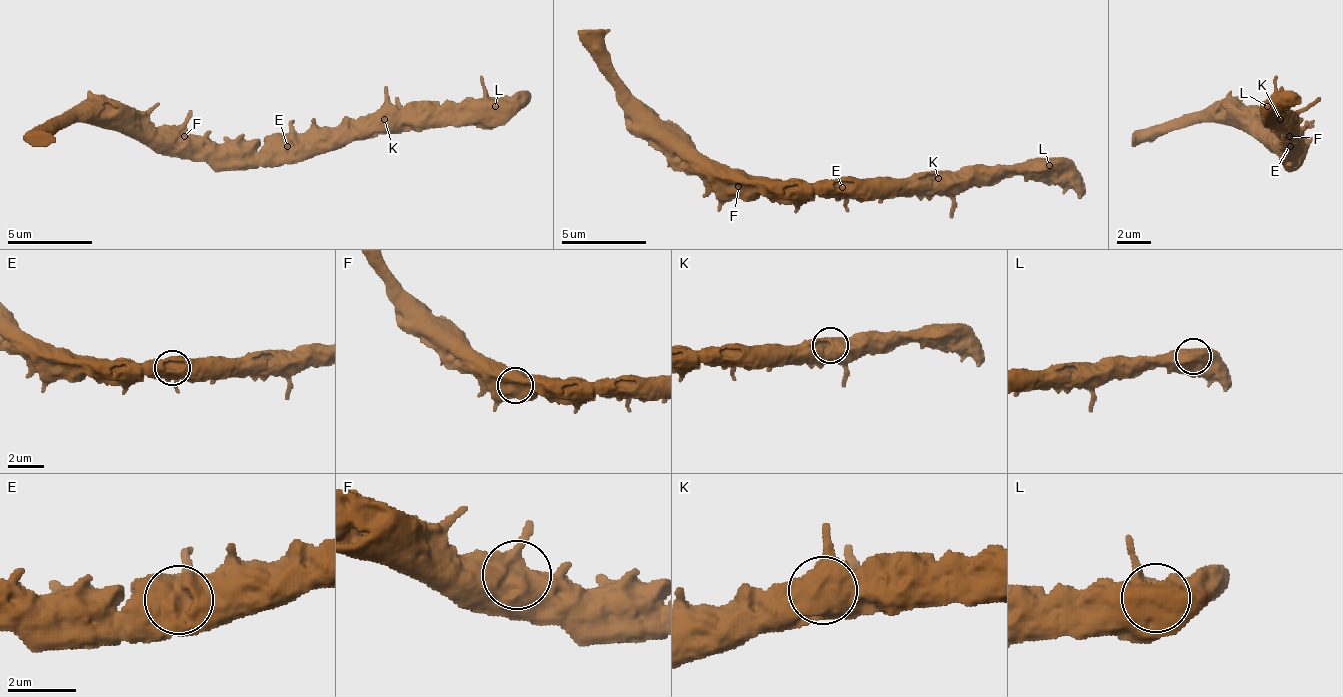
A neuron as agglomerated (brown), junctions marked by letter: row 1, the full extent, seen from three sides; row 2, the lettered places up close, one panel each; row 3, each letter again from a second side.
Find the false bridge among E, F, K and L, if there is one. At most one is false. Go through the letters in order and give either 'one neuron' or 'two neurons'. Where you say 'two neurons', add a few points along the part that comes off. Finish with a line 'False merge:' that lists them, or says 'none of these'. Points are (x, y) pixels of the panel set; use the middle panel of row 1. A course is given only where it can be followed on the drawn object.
E: one neuron
F: one neuron
K: one neuron
L: one neuron
False merge: none of these

